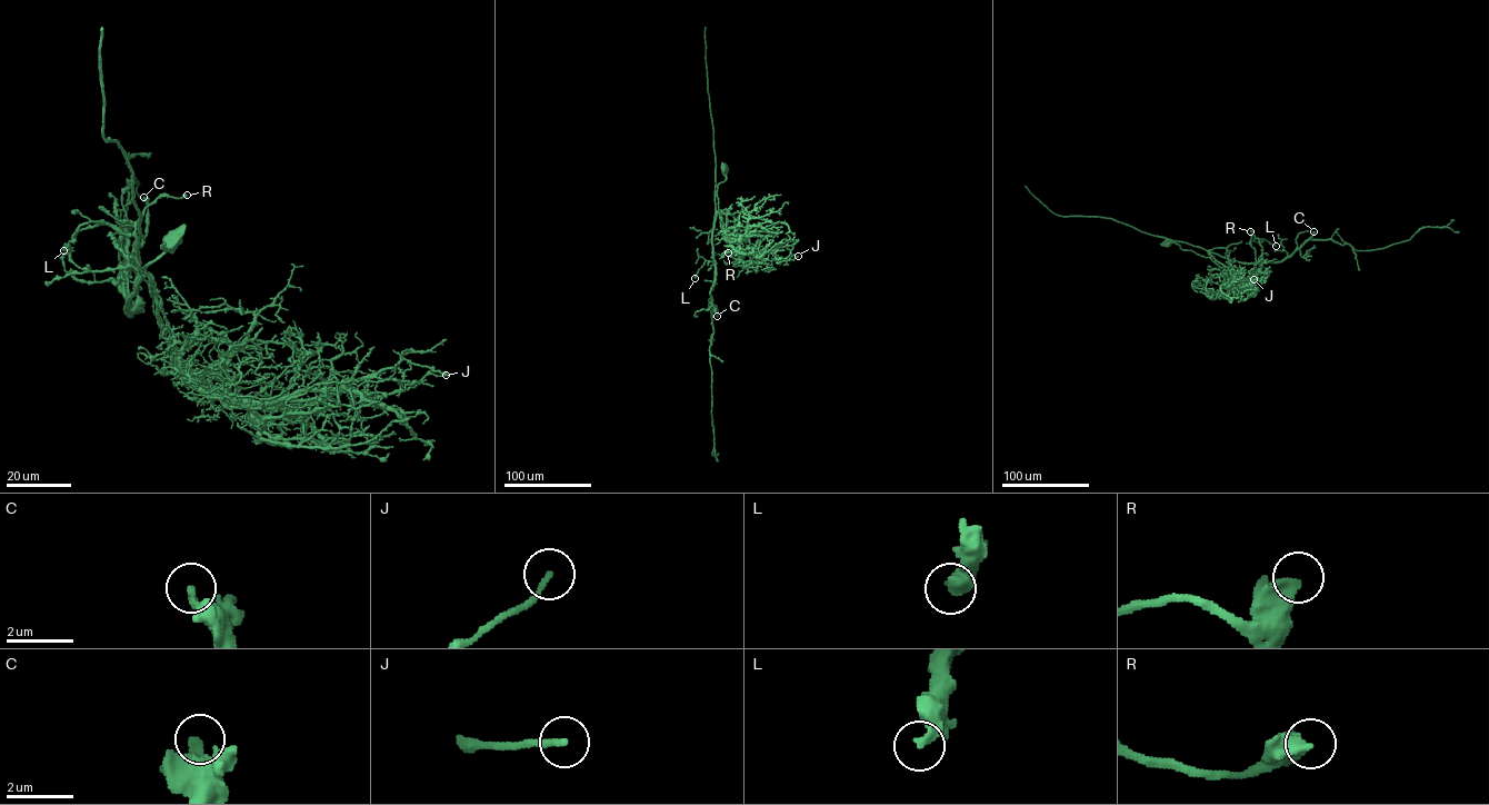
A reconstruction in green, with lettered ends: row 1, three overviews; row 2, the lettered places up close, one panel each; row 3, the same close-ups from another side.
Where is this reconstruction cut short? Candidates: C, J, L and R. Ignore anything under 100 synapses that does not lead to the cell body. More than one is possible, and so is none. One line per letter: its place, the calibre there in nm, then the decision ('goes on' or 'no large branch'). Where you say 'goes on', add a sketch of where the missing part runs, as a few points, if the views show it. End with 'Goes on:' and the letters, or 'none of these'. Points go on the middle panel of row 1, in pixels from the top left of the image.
C: at (717, 316); 400 nm thick; no large branch
J: at (798, 256); 170 nm thick; no large branch
L: at (695, 278); 420 nm thick; no large branch
R: at (728, 252); 440 nm thick; no large branch
Goes on: none of these

